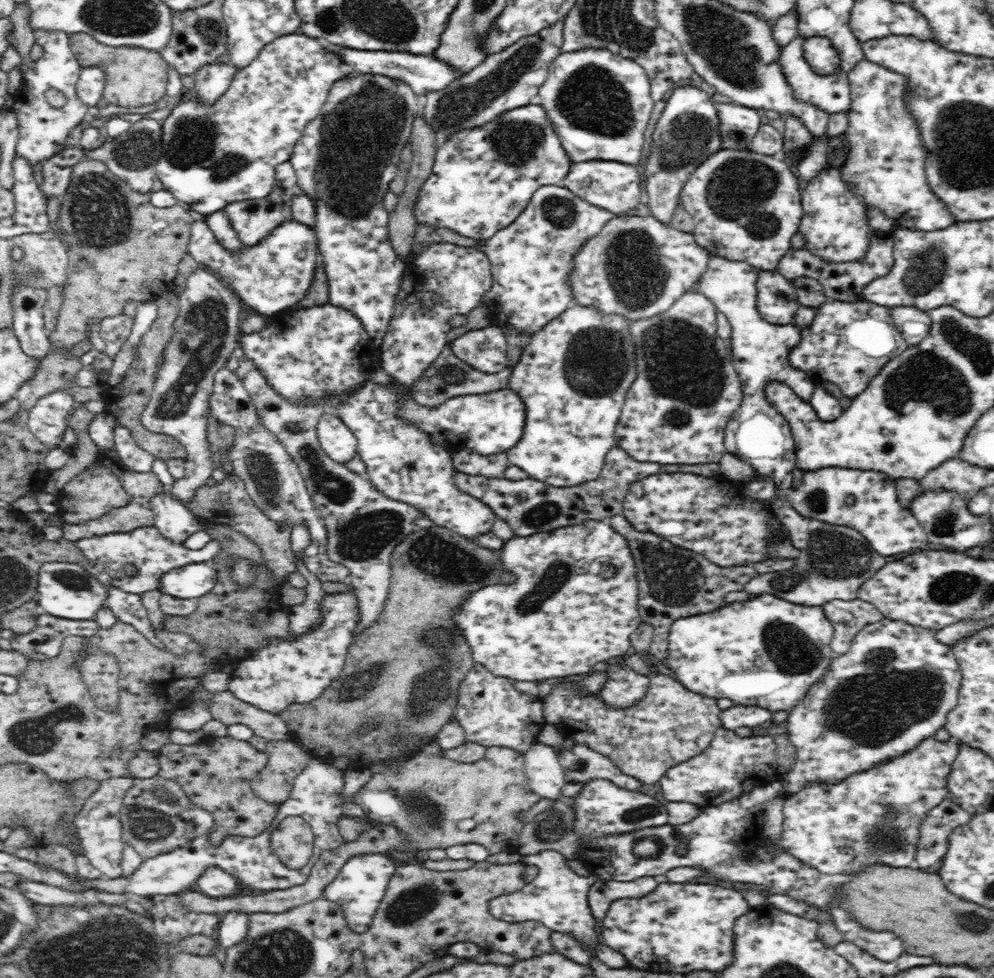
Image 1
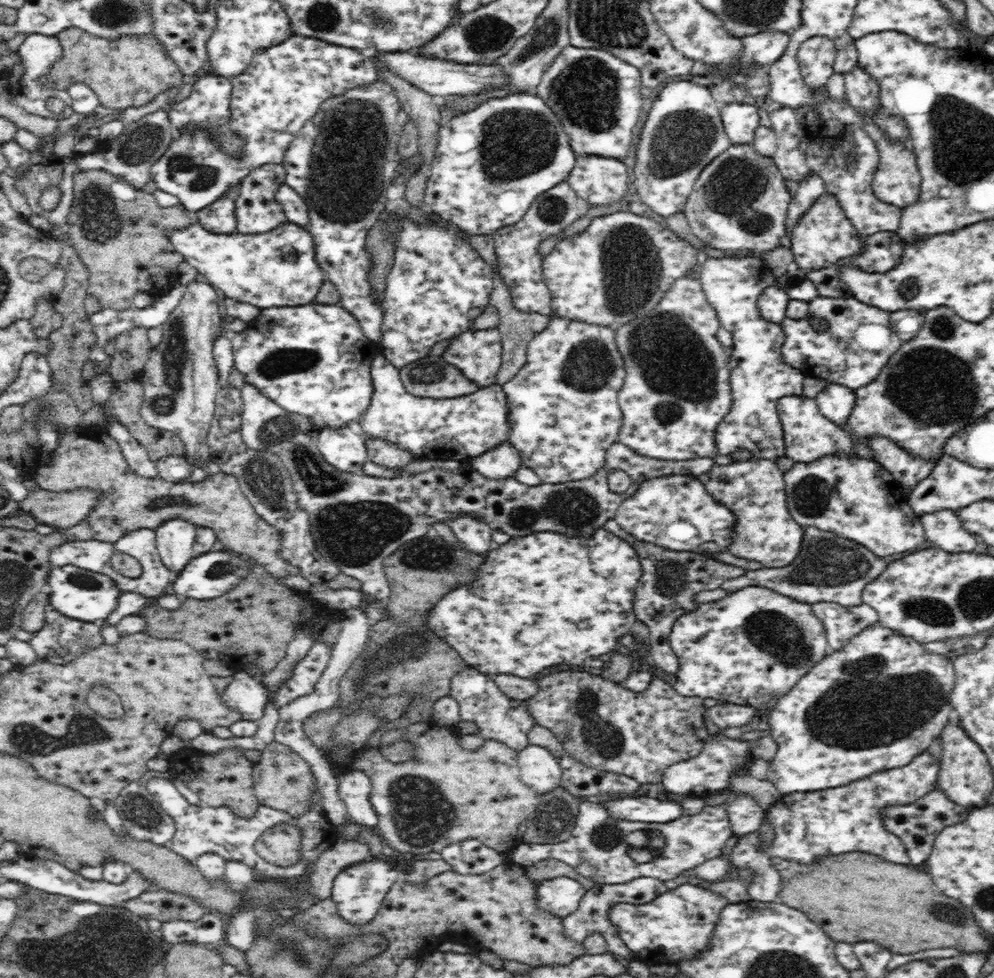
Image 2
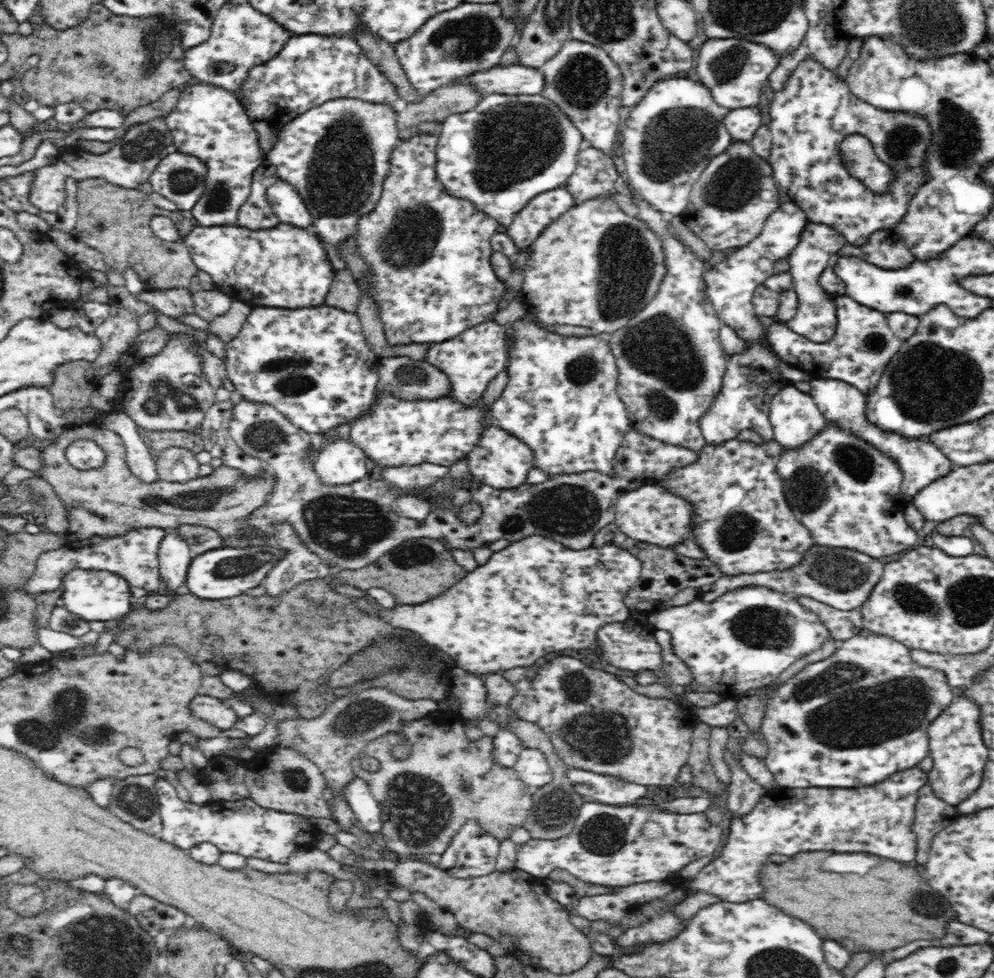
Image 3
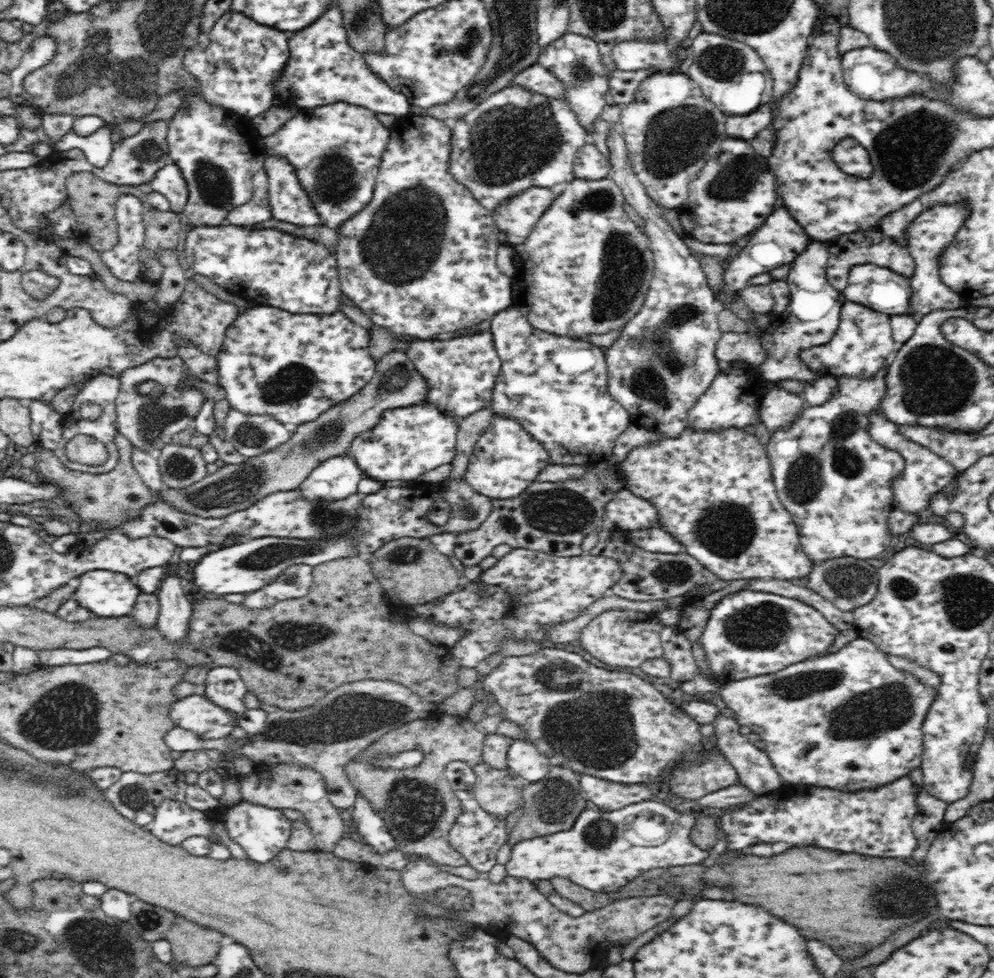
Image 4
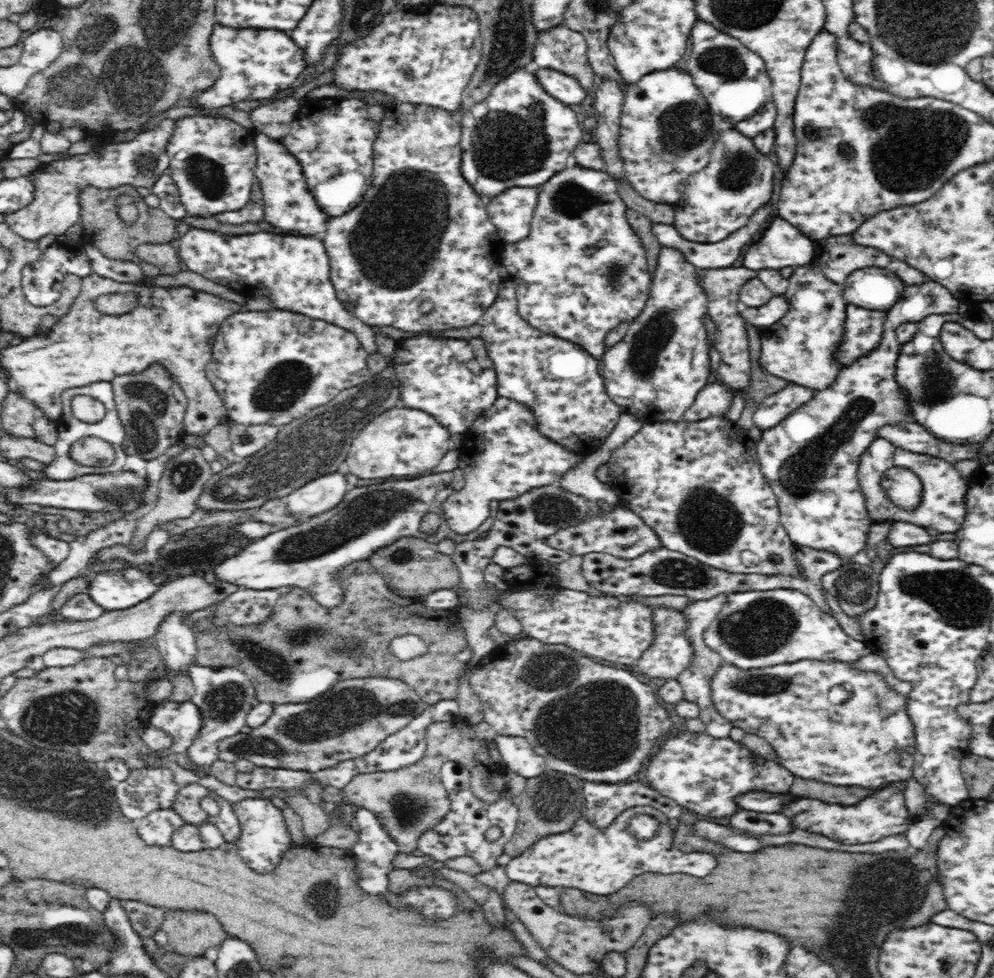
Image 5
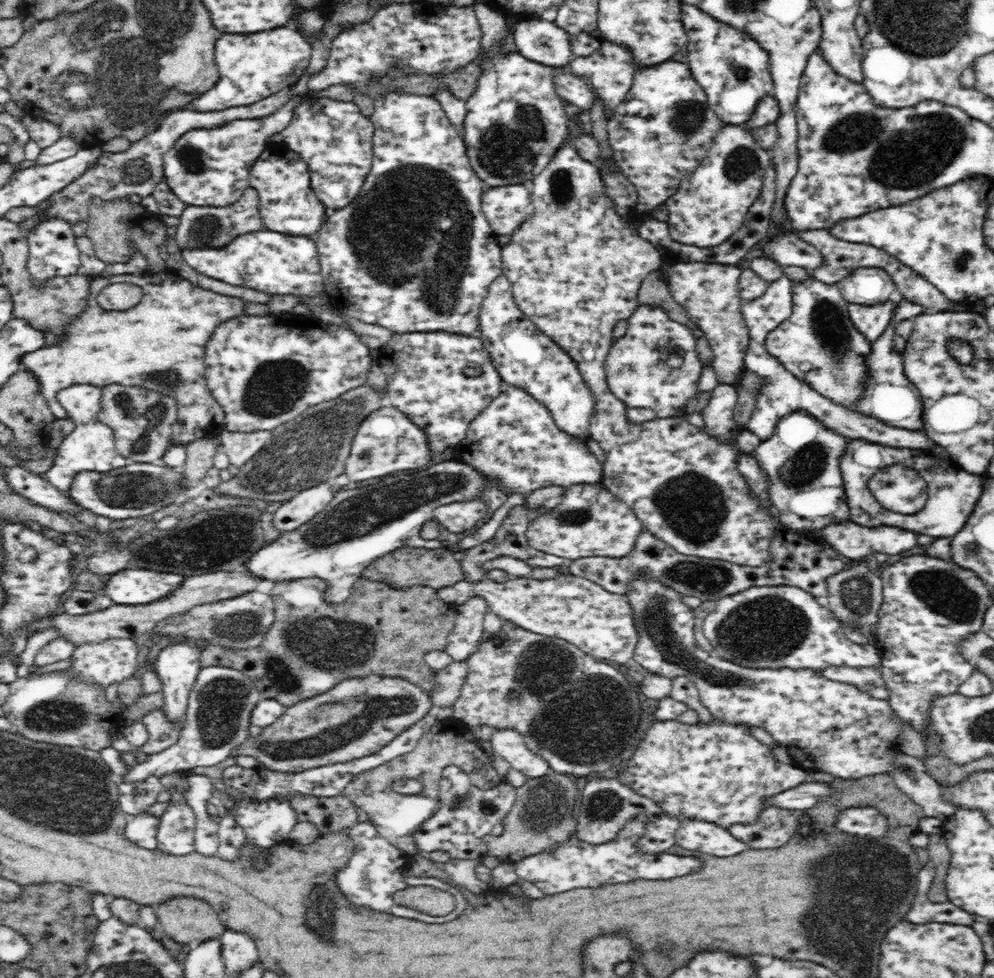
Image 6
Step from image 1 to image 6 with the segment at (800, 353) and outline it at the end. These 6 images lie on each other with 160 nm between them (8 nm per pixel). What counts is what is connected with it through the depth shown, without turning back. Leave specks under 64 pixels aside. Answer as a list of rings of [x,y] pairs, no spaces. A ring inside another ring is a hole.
[[[899,298],[876,305],[850,304],[849,315],[854,326],[871,342],[878,340],[891,324],[898,310]]]

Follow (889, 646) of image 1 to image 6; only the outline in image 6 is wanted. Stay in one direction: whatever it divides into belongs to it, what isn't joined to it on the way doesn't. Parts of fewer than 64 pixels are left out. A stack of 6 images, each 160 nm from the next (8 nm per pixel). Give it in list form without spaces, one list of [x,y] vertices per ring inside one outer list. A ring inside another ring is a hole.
[[[639,571],[627,583],[628,603],[632,607],[634,627],[638,631],[638,643],[633,659],[650,672],[672,679],[686,676],[699,690],[704,708],[719,720],[738,722],[764,728],[784,746],[795,765],[802,769],[828,772],[838,778],[862,778],[872,774],[888,773],[892,768],[892,752],[899,752],[896,738],[900,734],[900,721],[886,699],[877,699],[870,693],[860,691],[856,685],[840,683],[820,677],[812,669],[746,668],[720,657],[712,657],[698,645],[695,638],[695,614],[693,608],[683,601],[683,595],[673,588],[664,587],[644,571]]]

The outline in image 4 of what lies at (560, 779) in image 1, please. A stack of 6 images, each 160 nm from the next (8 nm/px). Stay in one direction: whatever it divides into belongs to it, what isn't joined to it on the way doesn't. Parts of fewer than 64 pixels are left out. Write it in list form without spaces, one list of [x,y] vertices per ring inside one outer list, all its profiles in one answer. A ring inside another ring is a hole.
[[[518,738],[510,739],[510,746],[506,752],[506,764],[527,783],[542,780],[548,774],[548,769],[552,767],[549,757],[538,751],[536,745]]]

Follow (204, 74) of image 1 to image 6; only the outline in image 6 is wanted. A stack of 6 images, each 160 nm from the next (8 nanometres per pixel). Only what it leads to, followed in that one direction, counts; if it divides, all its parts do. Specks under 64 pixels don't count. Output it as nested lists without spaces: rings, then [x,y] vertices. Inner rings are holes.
[[[310,95],[295,96],[283,108],[262,118],[238,119],[211,129],[194,129],[180,137],[163,156],[163,181],[190,206],[228,206],[234,204],[250,186],[250,172],[256,159],[276,141],[290,124],[294,110]]]

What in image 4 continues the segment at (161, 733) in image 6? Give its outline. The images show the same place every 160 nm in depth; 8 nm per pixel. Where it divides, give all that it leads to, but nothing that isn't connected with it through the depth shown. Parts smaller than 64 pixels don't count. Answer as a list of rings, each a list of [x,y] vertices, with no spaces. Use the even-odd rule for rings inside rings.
[[[202,695],[177,699],[170,704],[168,717],[174,726],[190,730],[202,740],[228,737],[237,726],[232,713]]]

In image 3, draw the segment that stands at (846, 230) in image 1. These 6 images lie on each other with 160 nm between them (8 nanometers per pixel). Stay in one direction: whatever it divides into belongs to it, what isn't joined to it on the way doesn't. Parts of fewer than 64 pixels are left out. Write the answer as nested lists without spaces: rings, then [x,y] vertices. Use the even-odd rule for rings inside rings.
[[[806,223],[798,244],[788,256],[792,289],[798,295],[798,309],[784,325],[792,332],[815,343],[825,343],[832,338],[837,327],[836,294],[823,290],[819,283],[822,271],[833,263],[833,257],[847,240],[828,225]]]

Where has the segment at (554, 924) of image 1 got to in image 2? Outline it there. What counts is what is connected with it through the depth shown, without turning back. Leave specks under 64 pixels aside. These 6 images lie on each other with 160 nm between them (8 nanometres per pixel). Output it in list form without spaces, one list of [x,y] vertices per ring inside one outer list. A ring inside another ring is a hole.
[[[568,877],[543,880],[536,885],[538,906],[562,919],[578,908],[587,891],[578,881]]]

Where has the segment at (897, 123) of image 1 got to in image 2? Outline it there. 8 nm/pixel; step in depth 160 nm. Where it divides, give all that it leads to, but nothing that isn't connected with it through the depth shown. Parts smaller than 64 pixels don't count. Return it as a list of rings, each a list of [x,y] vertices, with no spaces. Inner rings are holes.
[[[854,68],[844,73],[845,98],[852,107],[856,107],[863,114],[872,114],[874,111],[882,111],[879,100],[878,83],[872,79],[864,70]],[[864,123],[863,131],[871,138],[880,159],[871,184],[874,194],[882,202],[895,204],[901,209],[912,204],[920,194],[921,175],[917,166],[916,155],[914,155],[911,147],[902,145],[902,143],[897,145],[890,143],[888,137],[884,135],[884,131],[880,131],[880,127],[876,127],[874,123]]]

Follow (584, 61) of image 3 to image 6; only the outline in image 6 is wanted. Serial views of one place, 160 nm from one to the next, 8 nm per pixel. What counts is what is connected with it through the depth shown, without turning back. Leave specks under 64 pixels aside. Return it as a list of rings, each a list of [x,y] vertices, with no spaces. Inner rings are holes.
[[[544,19],[520,20],[512,24],[512,38],[524,58],[548,67],[566,67],[574,58],[569,34]]]

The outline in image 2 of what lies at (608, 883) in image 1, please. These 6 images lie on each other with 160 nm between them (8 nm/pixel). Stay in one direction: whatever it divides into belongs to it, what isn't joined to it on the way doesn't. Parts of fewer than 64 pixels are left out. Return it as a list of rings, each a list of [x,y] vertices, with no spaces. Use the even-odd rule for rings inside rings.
[[[650,877],[635,878],[624,884],[607,884],[604,886],[596,884],[591,889],[587,889],[586,894],[578,904],[578,908],[572,911],[570,916],[563,918],[565,934],[573,938],[576,942],[583,942],[588,934],[597,932],[605,938],[610,953],[620,955],[629,962],[636,960],[636,954],[633,954],[633,951],[629,950],[624,944],[624,941],[620,938],[616,924],[610,920],[609,910],[615,907],[616,904],[622,903],[635,905],[646,904],[654,900],[657,896],[664,894],[667,890],[668,888],[664,885],[664,881]]]

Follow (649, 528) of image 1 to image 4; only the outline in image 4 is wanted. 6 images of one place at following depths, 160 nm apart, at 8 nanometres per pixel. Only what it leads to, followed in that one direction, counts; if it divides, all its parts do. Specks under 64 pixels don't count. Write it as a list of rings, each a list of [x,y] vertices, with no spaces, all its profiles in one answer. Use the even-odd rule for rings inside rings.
[[[622,488],[612,497],[612,500],[606,504],[605,512],[620,530],[640,531],[659,527],[658,512],[654,505],[626,488]]]

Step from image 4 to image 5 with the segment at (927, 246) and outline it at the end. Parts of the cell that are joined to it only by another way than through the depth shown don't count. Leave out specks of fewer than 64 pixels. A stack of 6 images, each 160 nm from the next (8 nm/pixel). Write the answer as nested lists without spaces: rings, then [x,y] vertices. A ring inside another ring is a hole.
[[[930,280],[924,281],[921,285],[906,286],[898,301],[887,311],[882,338],[874,350],[870,350],[866,356],[856,358],[850,366],[844,367],[831,387],[815,391],[811,401],[790,412],[774,428],[766,429],[756,442],[756,454],[762,474],[776,495],[780,523],[788,537],[796,545],[816,551],[832,552],[844,560],[858,554],[865,547],[871,527],[871,518],[868,517],[864,497],[856,479],[858,458],[876,438],[878,428],[914,420],[908,395],[903,392],[895,379],[896,361],[902,345],[897,339],[895,330],[904,323],[918,323],[932,313],[960,314],[962,308],[968,309],[968,306],[962,304],[963,301],[955,299],[948,289]]]

